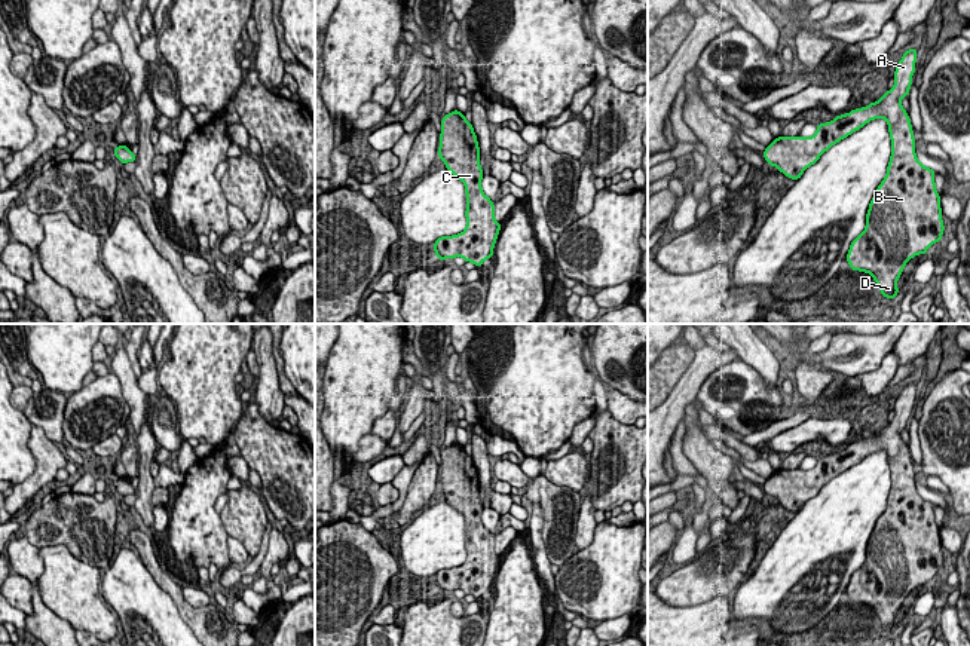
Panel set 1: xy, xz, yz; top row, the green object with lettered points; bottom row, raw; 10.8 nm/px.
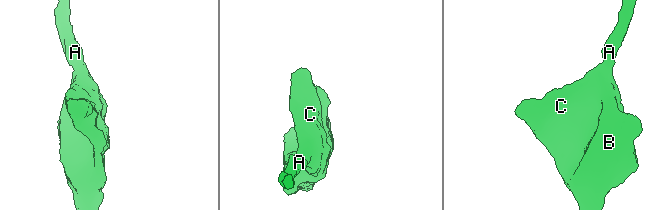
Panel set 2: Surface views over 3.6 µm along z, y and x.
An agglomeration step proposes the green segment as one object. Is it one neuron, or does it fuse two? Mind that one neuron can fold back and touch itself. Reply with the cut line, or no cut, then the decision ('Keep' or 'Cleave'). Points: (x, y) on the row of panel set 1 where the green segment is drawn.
No split. Keep

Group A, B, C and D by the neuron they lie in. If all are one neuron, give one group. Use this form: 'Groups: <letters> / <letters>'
Groups: A B C D

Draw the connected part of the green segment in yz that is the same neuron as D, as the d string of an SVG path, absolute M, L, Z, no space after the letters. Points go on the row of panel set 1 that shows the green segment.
M905 50L894 71L894 86L887 91L876 102L863 108L851 110L836 116L832 122L818 123L813 137L778 137L766 146L764 151L769 166L777 166L780 172L792 180L799 180L804 171L814 165L820 156L832 146L863 128L868 122L884 117L888 125L891 140L891 156L887 175L875 190L866 214L866 227L848 249L847 261L851 270L869 273L882 296L891 300L897 296L899 281L906 263L942 239L945 226L942 220L940 196L936 190L933 169L919 163L915 154L915 138L911 119L900 101L909 94L912 74L915 73L917 50Z

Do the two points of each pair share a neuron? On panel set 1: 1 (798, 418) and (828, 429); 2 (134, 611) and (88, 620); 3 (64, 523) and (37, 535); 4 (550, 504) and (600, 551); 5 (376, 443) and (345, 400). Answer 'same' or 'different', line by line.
1: different
2: different
3: same
4: different
5: different

